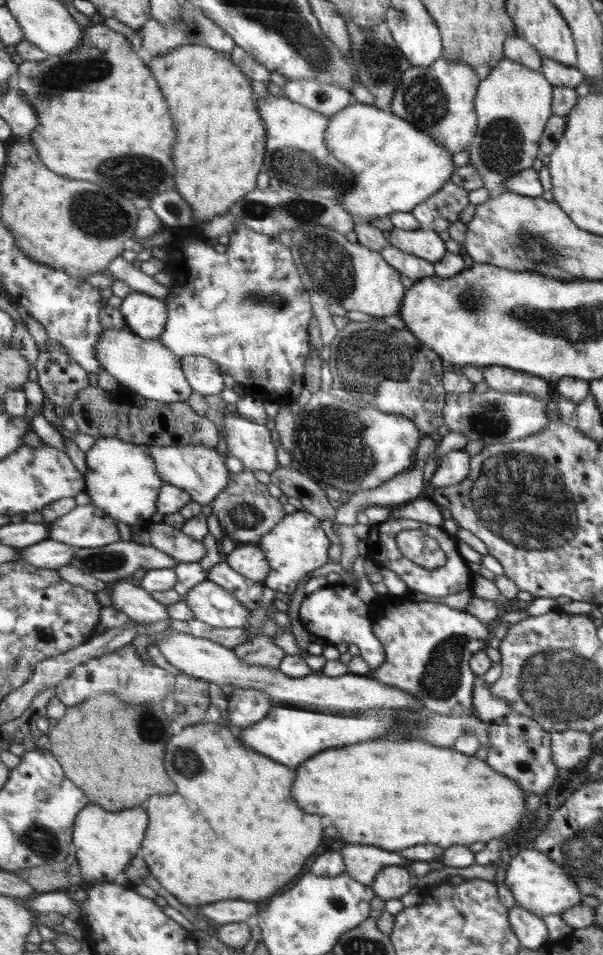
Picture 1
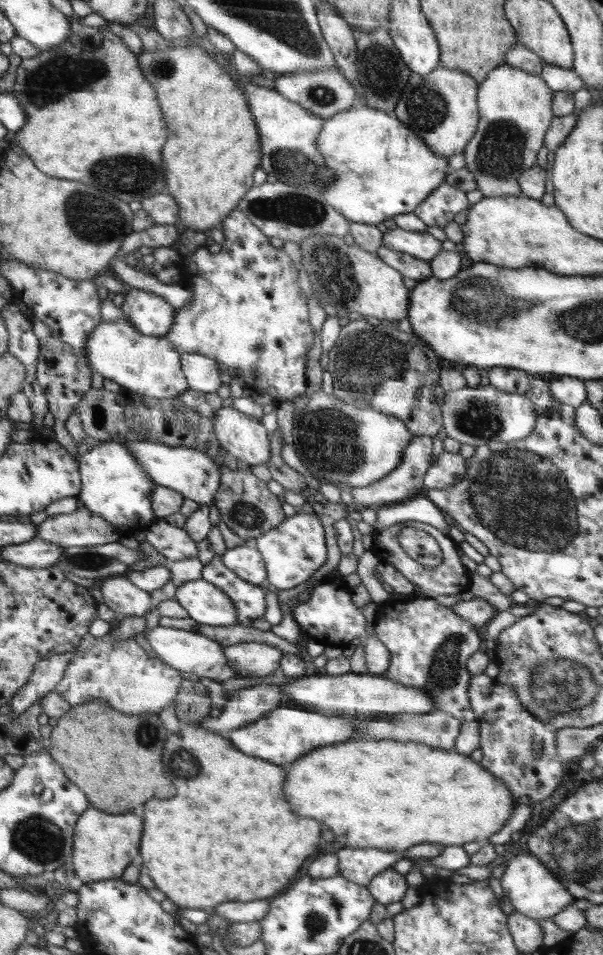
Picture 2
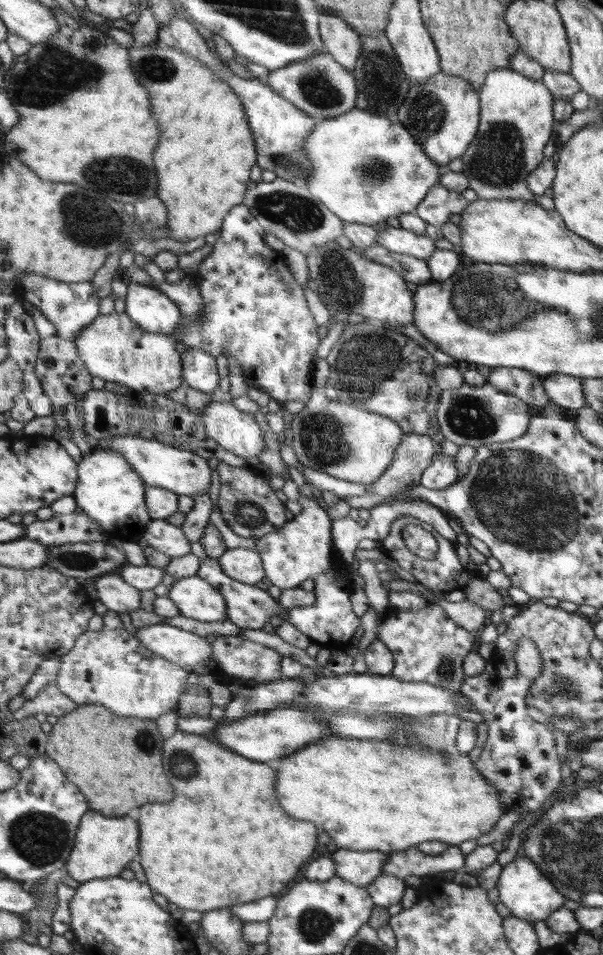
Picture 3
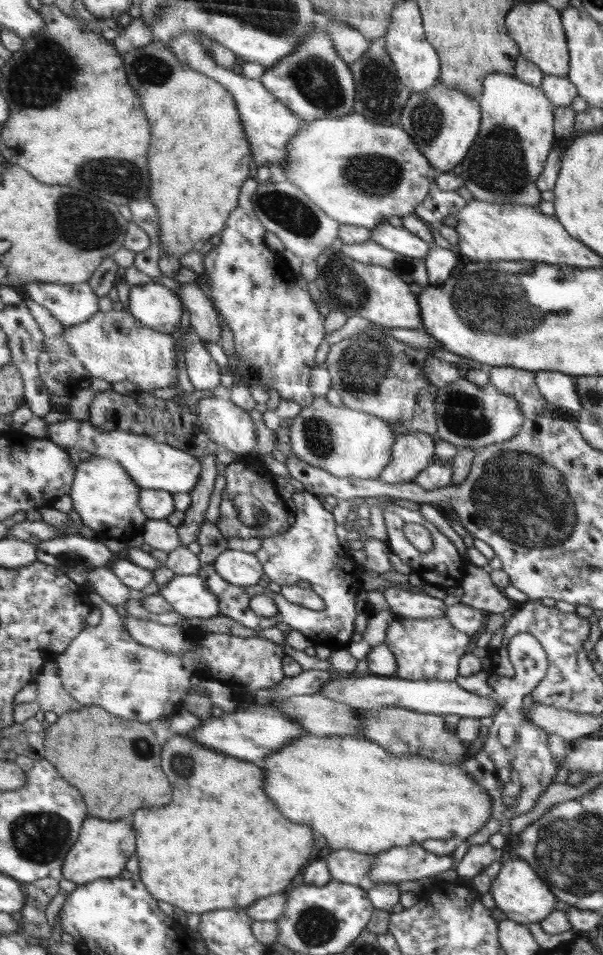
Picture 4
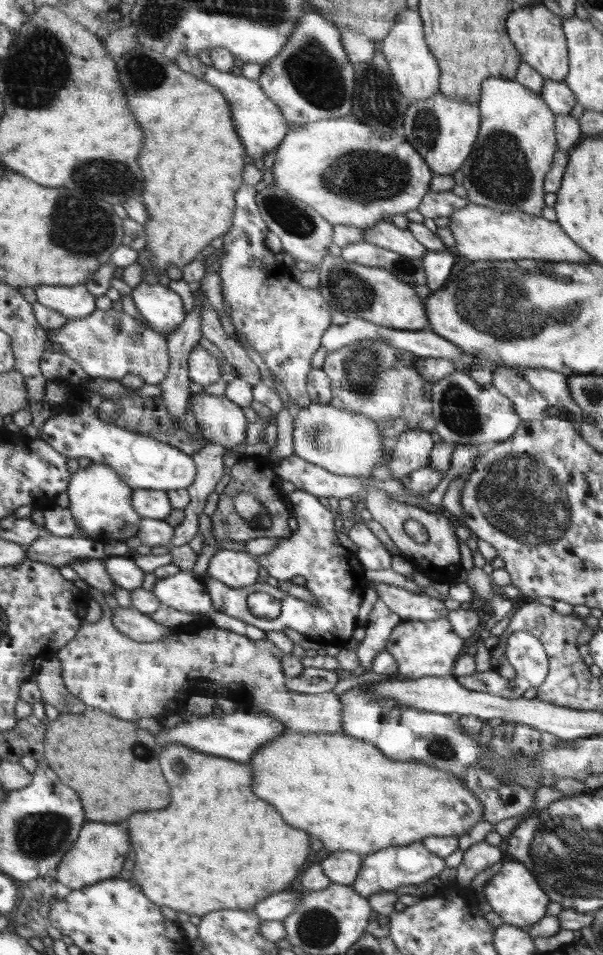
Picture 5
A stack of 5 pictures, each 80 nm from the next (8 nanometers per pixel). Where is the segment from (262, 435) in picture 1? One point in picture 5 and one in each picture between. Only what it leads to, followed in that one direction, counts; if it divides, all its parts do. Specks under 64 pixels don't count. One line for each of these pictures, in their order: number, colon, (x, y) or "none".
2: (243, 436)
3: (236, 430)
4: (222, 421)
5: (221, 421)

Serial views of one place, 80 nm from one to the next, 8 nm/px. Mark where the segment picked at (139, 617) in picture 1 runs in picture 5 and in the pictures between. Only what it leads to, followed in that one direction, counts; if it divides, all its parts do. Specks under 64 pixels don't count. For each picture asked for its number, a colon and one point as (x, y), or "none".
2: (124, 597)
3: (115, 593)
4: (106, 583)
5: (93, 573)

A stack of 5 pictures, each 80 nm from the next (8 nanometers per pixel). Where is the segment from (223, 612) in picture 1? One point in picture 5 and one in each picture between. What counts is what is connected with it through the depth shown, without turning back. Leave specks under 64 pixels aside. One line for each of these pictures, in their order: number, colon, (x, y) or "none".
2: (203, 601)
3: (195, 597)
4: (189, 595)
5: (183, 591)

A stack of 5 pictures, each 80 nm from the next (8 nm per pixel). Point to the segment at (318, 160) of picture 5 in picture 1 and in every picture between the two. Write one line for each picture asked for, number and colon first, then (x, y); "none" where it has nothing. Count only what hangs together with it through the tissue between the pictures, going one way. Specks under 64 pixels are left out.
1: (397, 167)
2: (382, 168)
3: (365, 169)
4: (358, 172)

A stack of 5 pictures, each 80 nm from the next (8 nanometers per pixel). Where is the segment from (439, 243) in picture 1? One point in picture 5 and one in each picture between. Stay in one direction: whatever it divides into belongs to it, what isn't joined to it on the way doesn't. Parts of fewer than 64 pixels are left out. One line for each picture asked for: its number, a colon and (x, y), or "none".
2: (420, 245)
3: (402, 241)
4: (398, 239)
5: (384, 234)

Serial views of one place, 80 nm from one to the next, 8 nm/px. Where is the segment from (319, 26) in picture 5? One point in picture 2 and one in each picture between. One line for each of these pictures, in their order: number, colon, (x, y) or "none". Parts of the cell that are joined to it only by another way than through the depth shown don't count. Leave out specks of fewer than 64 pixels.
2: (326, 93)
3: (320, 86)
4: (314, 82)

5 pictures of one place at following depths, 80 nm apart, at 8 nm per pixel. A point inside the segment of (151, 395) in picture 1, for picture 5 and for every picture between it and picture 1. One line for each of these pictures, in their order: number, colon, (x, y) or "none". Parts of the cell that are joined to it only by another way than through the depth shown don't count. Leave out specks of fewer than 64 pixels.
2: (147, 365)
3: (114, 349)
4: (113, 346)
5: (107, 344)

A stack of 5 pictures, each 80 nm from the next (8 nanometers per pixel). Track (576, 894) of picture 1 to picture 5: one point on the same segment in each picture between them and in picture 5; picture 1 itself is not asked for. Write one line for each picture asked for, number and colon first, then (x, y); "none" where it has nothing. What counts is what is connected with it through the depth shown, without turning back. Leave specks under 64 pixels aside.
2: (533, 889)
3: (523, 889)
4: (524, 897)
5: (514, 894)

